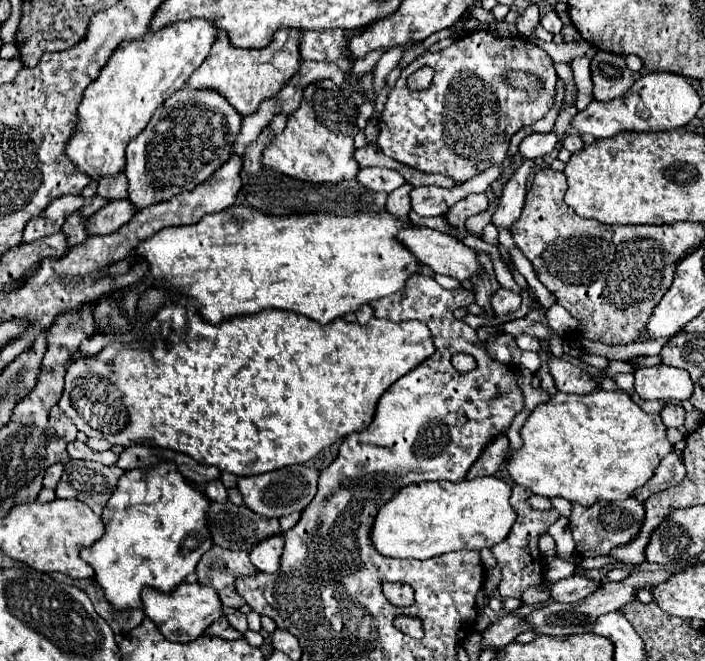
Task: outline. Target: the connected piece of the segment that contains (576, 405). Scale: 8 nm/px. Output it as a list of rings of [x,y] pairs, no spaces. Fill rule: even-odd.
[[[591,391],[591,395],[567,395],[557,393],[547,403],[537,405],[521,427],[523,447],[511,455],[507,465],[515,483],[529,487],[535,495],[565,497],[579,501],[581,505],[593,505],[597,501],[627,499],[637,487],[643,487],[661,459],[673,451],[673,445],[665,437],[667,427],[659,415],[645,413],[625,391]]]

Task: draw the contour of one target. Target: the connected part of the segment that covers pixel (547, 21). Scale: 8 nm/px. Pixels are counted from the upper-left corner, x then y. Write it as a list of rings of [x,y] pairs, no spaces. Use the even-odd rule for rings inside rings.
[[[554,10],[541,18],[540,24],[543,25],[543,28],[549,33],[553,33],[553,35],[560,33],[563,27],[563,23],[561,22],[561,19],[559,19],[559,15],[557,15]]]

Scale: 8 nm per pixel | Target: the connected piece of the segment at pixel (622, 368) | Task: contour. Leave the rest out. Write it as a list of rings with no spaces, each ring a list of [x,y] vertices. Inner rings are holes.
[[[611,361],[609,363],[609,367],[603,371],[607,377],[613,377],[615,373],[633,373],[635,369],[629,365],[629,363],[625,363],[625,361]]]

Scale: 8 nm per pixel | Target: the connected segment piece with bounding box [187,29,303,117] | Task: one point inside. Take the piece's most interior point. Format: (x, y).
(245, 77)

